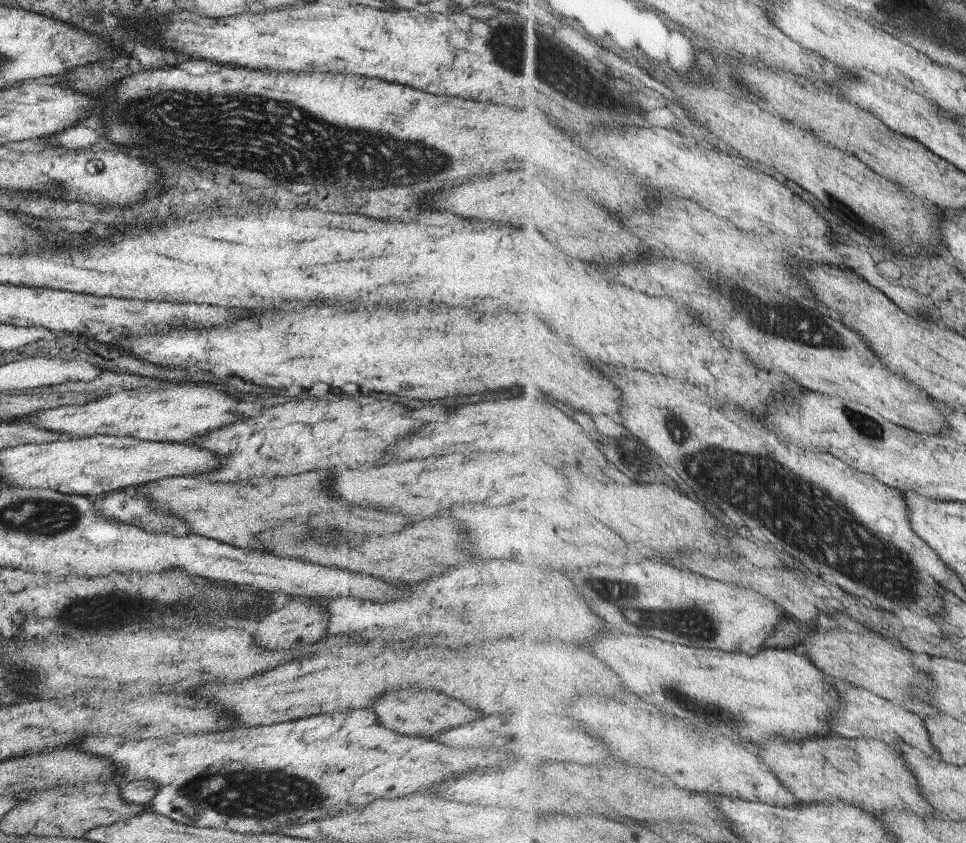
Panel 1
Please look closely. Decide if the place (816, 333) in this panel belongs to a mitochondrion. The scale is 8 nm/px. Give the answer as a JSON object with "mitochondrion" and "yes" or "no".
{"mitochondrion":"yes"}

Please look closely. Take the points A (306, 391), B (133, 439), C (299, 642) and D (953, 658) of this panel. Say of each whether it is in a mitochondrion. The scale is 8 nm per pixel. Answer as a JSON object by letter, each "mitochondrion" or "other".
{"A":"other","B":"other","C":"other","D":"other"}

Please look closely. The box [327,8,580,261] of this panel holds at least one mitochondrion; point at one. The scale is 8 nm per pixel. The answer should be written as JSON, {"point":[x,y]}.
{"point":[518,49]}

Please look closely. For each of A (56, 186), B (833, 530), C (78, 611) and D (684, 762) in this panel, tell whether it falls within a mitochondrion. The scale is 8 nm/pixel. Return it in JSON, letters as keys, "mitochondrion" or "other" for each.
{"A":"mitochondrion","B":"mitochondrion","C":"mitochondrion","D":"other"}

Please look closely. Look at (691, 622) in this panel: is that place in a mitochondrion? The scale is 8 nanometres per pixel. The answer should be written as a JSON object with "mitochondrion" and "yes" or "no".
{"mitochondrion":"yes"}

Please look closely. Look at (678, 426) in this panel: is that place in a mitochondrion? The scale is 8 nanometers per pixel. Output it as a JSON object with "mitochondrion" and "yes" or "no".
{"mitochondrion":"yes"}

